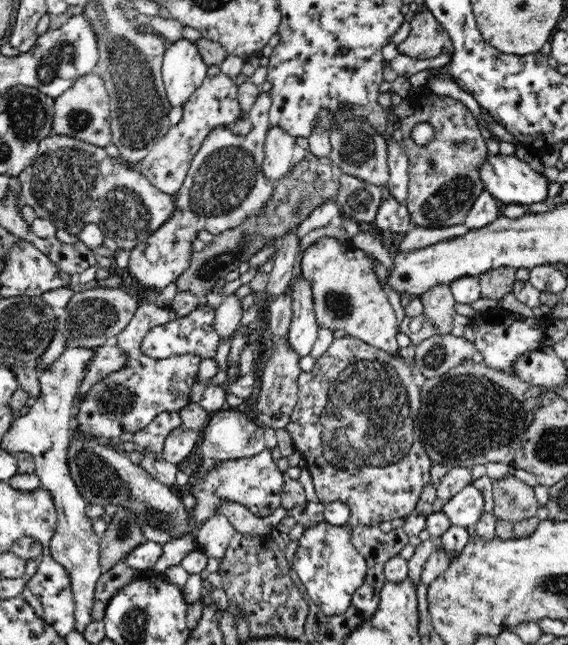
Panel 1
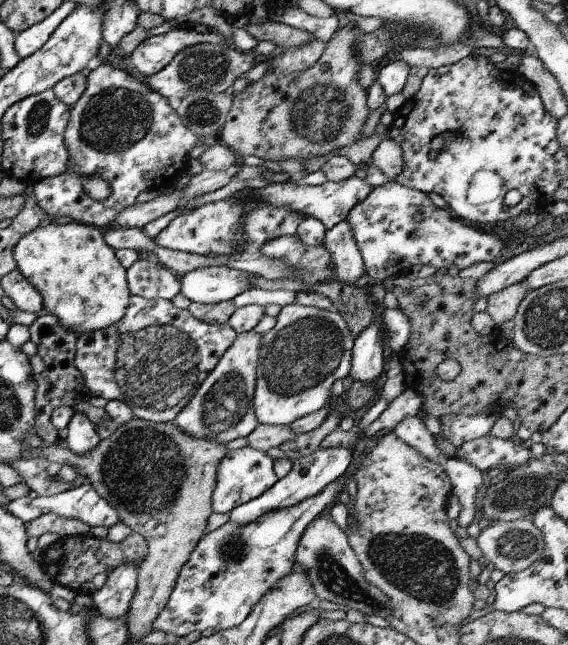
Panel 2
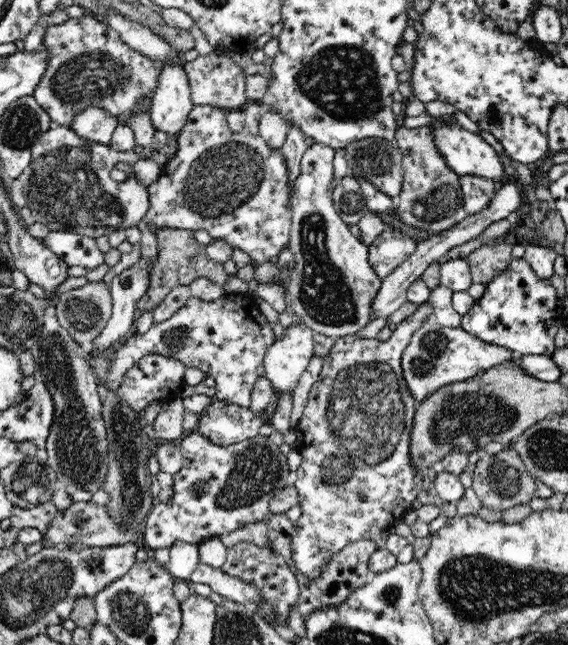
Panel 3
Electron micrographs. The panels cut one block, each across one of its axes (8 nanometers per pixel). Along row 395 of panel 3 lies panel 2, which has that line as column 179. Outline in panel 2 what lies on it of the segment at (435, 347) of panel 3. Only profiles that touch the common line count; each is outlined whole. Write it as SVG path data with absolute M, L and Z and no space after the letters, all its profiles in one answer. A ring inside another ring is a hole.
M252 330L237 334L233 344L206 375L187 405L183 406L169 424L187 437L206 439L221 445L238 437L247 437L257 426L252 399L260 336Z

